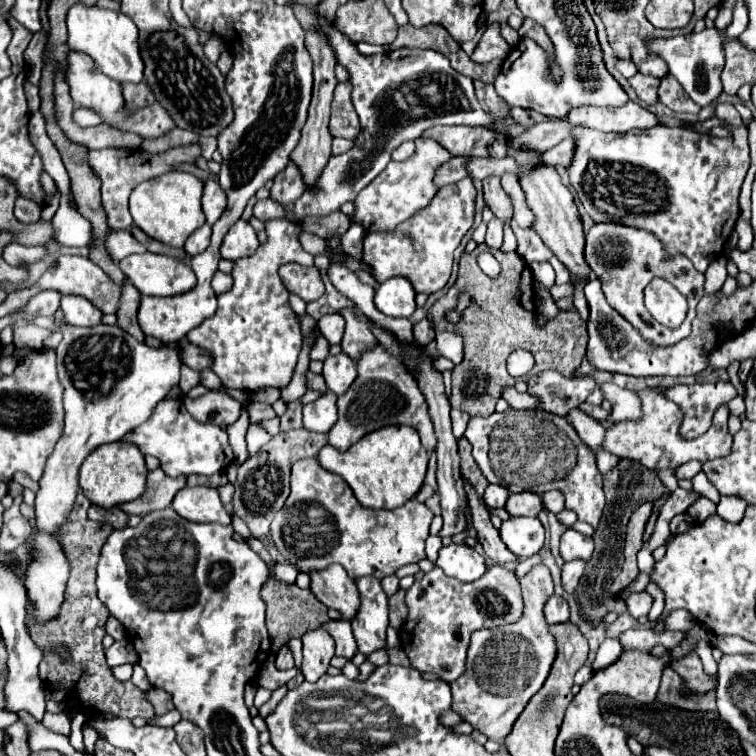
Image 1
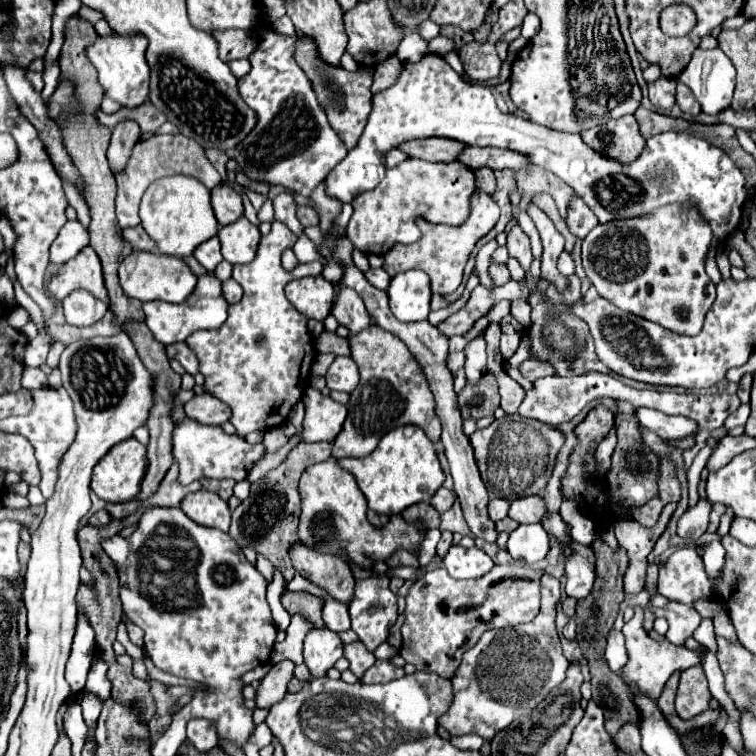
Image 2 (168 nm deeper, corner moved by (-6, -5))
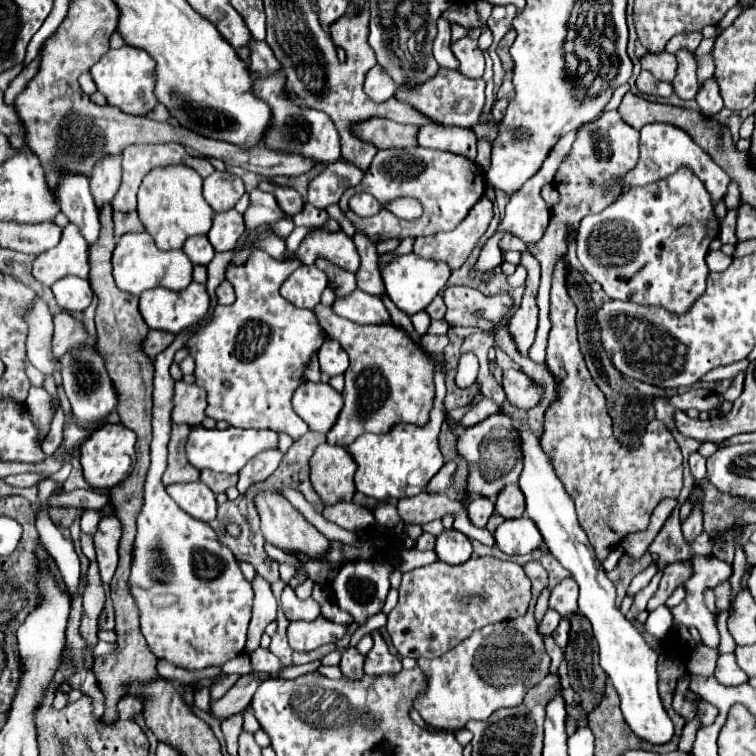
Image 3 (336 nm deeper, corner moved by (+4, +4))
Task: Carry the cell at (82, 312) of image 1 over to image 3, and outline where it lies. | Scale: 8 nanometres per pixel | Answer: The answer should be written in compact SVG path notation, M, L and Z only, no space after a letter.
M65 276L57 280L51 286L51 290L55 294L57 306L69 314L83 312L93 300L93 290L89 286L89 280L75 278L75 276Z

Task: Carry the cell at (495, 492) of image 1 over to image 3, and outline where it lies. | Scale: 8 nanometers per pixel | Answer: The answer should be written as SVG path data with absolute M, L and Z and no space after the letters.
M481 496L469 500L469 504L467 504L467 514L475 526L485 526L487 520L491 518L493 510L495 510L493 500L485 500Z

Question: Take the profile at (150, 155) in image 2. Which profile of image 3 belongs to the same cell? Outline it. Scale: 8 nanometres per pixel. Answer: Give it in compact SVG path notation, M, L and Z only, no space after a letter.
M131 144L131 146L125 148L125 152L123 152L123 182L121 182L119 192L115 194L115 198L113 198L113 202L111 202L113 210L117 210L117 212L133 212L133 210L137 208L135 194L137 194L137 188L139 188L143 176L145 176L151 168L169 166L169 164L187 164L187 166L191 166L201 178L207 178L207 176L215 170L213 164L209 162L209 158L187 154L187 150L185 150L181 144Z

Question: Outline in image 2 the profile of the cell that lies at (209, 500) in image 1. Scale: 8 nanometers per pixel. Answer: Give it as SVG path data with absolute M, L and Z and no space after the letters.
M205 489L189 493L181 501L181 509L185 511L187 517L191 517L199 525L215 527L215 529L221 529L221 531L229 529L231 511L229 511L227 503L217 493L211 493L211 491L205 491Z

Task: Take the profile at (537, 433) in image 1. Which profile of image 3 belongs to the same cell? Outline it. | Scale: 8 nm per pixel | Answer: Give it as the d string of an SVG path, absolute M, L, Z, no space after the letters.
M503 410L485 418L481 424L465 428L461 436L457 438L457 452L469 464L469 480L467 480L469 496L485 496L485 498L495 500L501 488L509 484L517 484L519 474L523 470L521 436L517 428L513 426L513 420Z

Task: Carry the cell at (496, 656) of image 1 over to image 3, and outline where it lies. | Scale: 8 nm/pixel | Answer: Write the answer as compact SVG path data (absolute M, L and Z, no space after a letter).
M533 560L525 564L525 572L533 582L533 598L527 614L515 620L483 626L439 658L417 660L429 678L429 688L425 696L417 700L415 710L427 724L443 730L461 730L469 720L487 720L487 716L503 706L521 704L525 694L549 676L551 658L545 652L543 636L537 632L537 624L533 620L535 600L547 586L547 570Z

